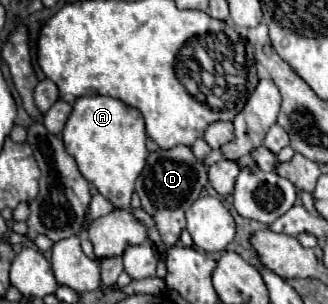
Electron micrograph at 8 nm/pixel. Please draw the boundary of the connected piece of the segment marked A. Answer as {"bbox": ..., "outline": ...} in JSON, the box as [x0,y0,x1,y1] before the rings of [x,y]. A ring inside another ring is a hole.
{"bbox":[62,97,148,209],"outline":[[[80,97],[76,99],[70,117],[64,125],[62,141],[66,153],[74,157],[84,179],[92,183],[114,207],[130,209],[134,181],[144,169],[148,157],[142,113],[114,97]]]}

